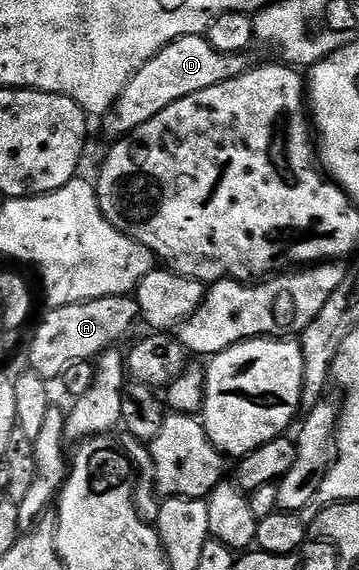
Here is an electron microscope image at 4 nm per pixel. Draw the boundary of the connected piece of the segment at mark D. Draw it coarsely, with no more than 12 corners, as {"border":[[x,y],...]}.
{"border":[[176,38],[104,115],[124,138],[175,100],[239,76],[245,54]]}

